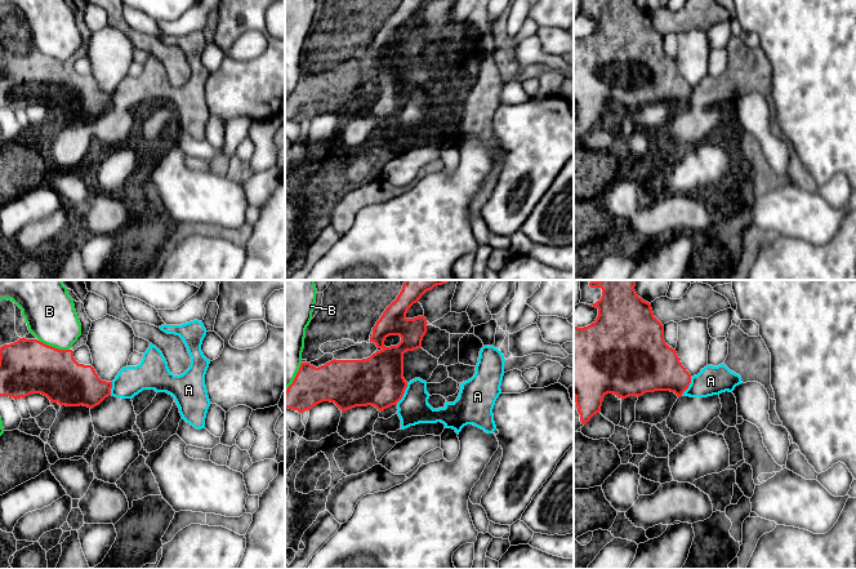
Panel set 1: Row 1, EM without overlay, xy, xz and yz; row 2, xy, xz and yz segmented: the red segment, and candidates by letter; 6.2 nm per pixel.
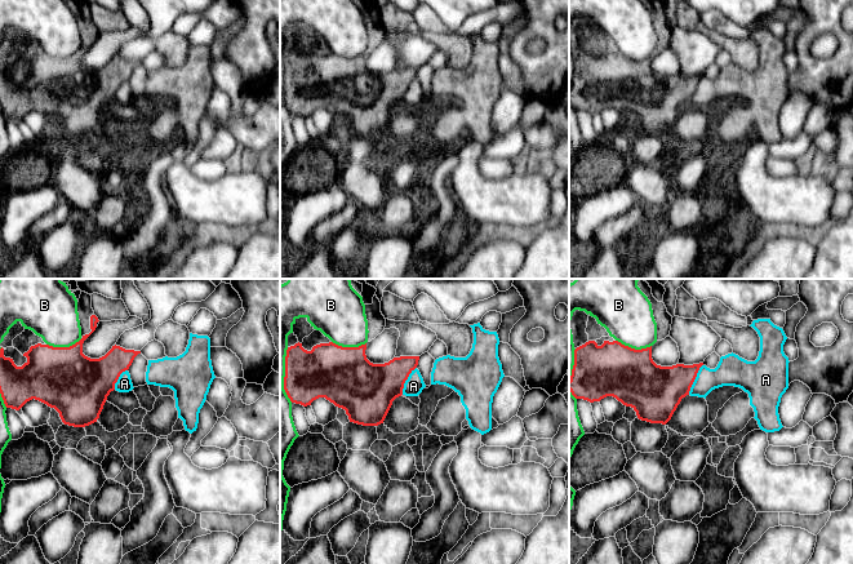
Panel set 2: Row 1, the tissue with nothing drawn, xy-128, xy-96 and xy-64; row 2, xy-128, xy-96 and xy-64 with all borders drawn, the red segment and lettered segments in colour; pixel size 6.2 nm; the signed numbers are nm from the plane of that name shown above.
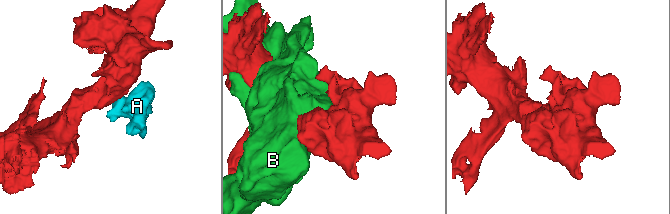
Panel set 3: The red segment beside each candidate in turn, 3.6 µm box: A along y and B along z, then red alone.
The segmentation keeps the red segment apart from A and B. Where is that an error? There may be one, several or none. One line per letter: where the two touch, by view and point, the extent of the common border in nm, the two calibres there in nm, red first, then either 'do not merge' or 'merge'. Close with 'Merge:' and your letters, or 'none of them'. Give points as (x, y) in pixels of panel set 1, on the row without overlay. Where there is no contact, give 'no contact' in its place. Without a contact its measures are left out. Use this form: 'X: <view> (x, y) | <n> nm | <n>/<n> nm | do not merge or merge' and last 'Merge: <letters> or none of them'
A: xz (404, 103) | 150 nm | 320/190 nm | do not merge
B: xy (54, 58) | 200 nm | 340/320 nm | do not merge
Merge: none of them

